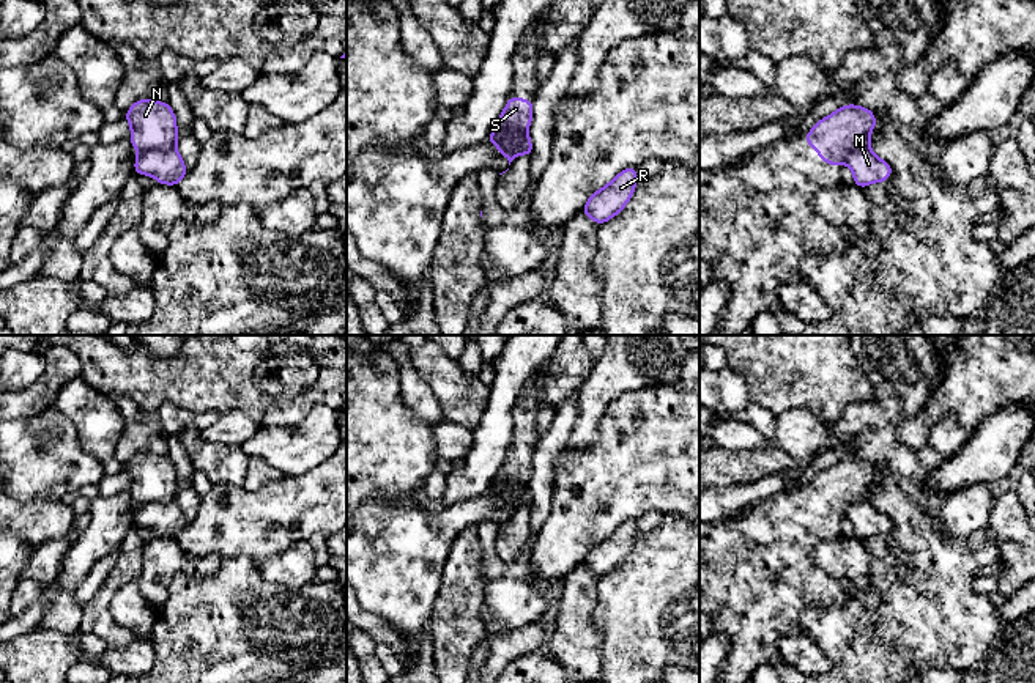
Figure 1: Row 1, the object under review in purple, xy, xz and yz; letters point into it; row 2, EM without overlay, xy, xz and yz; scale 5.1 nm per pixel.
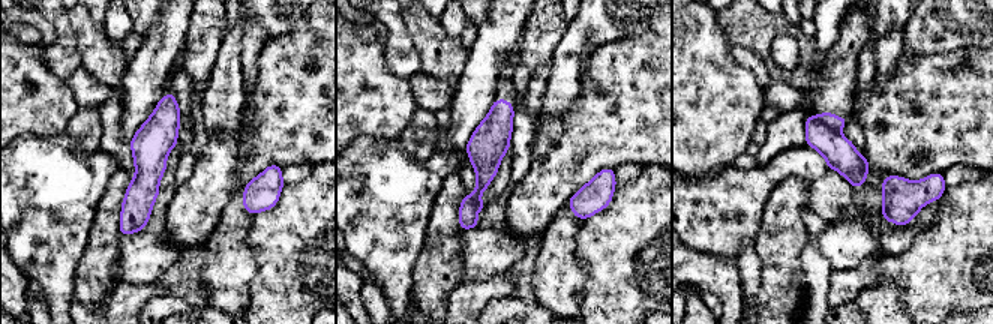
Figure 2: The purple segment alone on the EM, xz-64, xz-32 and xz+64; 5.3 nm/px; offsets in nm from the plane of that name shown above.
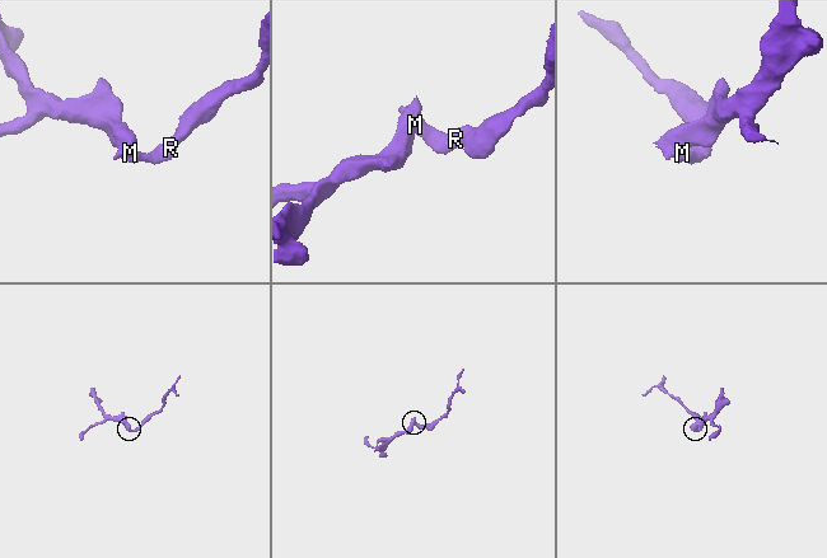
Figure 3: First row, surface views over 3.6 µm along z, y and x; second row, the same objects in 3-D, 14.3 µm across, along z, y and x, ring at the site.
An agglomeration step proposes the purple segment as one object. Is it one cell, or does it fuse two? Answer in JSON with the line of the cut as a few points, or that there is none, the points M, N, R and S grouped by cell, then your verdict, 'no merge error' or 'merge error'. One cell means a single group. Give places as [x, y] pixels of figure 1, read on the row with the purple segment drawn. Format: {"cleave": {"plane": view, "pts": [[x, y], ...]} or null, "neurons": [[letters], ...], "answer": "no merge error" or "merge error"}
{"cleave": {"plane": "xy", "pts": [[174, 147], [140, 153]]}, "neurons": [["M", "R"], ["N", "S"]], "answer": "merge error"}

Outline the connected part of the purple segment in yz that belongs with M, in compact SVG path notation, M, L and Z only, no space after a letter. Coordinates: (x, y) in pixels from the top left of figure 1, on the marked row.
M870 148L849 151L844 164L854 175L854 184L863 189L868 184L887 181L893 173L892 167Z

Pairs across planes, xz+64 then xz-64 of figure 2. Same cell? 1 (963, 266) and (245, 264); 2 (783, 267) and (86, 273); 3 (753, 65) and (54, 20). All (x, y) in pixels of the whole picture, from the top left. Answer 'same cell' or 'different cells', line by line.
1: different cells
2: same cell
3: same cell

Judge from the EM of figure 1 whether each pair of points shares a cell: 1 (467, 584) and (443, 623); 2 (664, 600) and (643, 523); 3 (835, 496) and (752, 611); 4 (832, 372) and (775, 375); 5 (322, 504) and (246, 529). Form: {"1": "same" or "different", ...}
{"1": "same", "2": "different", "3": "same", "4": "same", "5": "same"}

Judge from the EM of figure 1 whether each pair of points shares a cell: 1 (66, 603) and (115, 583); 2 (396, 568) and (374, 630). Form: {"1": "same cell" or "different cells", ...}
{"1": "different cells", "2": "different cells"}

